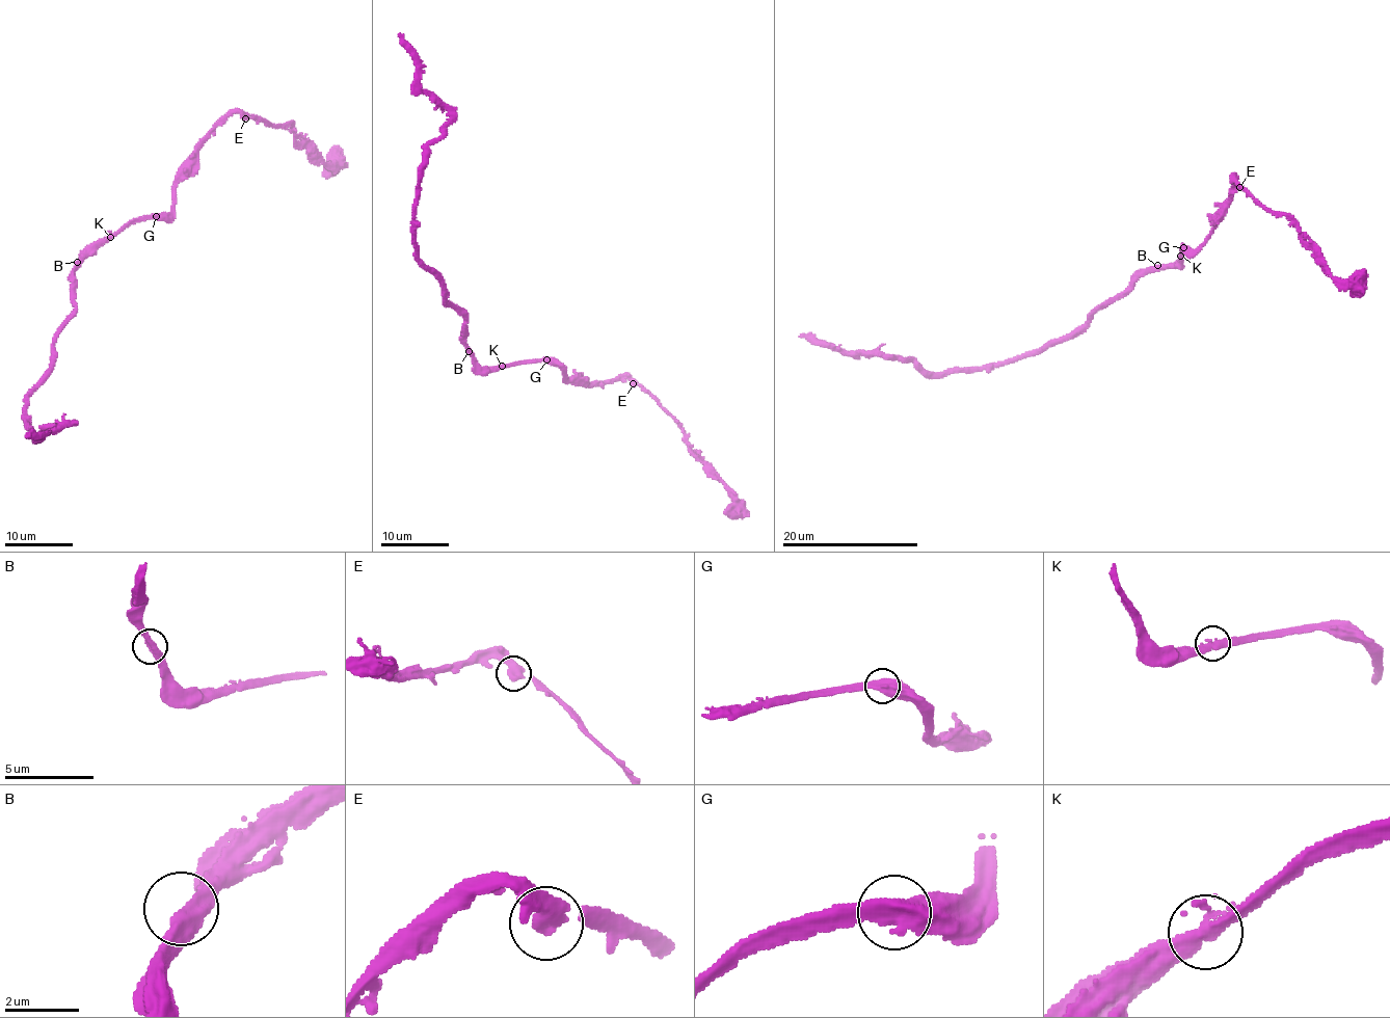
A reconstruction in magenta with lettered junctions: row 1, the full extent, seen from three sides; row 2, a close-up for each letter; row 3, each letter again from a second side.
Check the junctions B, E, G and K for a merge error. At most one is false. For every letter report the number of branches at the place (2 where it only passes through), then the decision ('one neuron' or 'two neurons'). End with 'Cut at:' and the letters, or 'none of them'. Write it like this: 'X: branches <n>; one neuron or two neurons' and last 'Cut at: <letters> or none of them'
B: branches 2; one neuron
E: branches 2; one neuron
G: branches 2; one neuron
K: branches 2; one neuron
Cut at: none of them

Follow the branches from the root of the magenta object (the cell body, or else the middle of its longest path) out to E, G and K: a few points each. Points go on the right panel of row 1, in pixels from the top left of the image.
E: (1155, 269), (1178, 263), (1181, 244), (1188, 251), (1201, 244), (1236, 178), (1238, 187)
G: (1155, 269), (1178, 263), (1181, 244), (1183, 248)
K: (1155, 269), (1171, 267), (1178, 263), (1180, 256)

